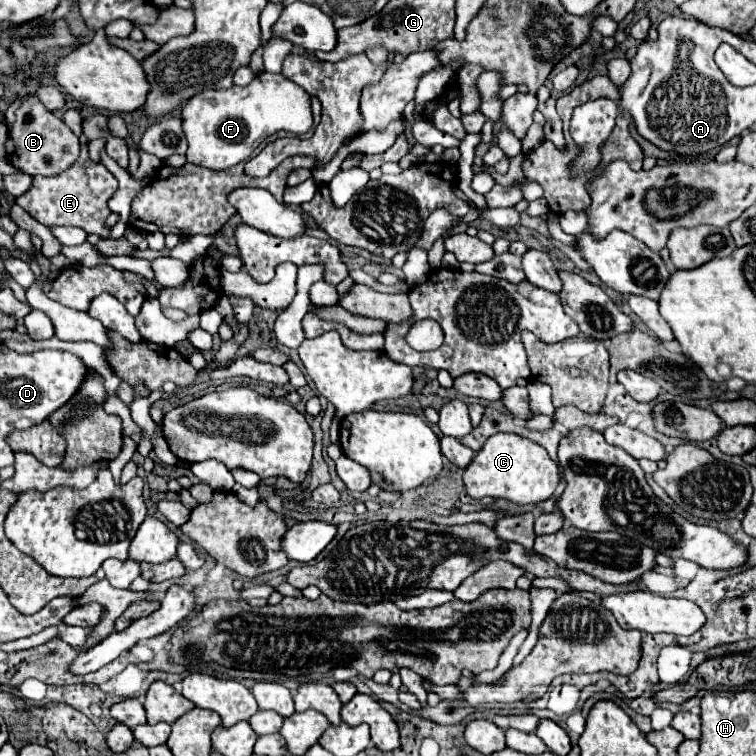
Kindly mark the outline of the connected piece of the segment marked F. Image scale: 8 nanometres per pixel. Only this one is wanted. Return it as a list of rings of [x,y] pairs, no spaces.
[[[263,71],[245,87],[233,85],[223,91],[205,89],[197,93],[181,109],[181,125],[189,143],[187,161],[221,171],[247,161],[255,149],[277,131],[307,133],[313,125],[311,97],[281,73]]]

